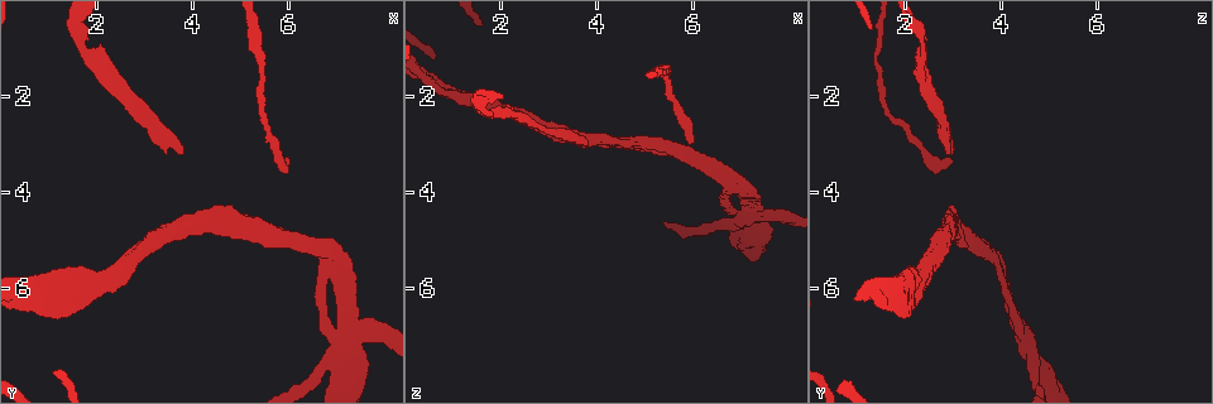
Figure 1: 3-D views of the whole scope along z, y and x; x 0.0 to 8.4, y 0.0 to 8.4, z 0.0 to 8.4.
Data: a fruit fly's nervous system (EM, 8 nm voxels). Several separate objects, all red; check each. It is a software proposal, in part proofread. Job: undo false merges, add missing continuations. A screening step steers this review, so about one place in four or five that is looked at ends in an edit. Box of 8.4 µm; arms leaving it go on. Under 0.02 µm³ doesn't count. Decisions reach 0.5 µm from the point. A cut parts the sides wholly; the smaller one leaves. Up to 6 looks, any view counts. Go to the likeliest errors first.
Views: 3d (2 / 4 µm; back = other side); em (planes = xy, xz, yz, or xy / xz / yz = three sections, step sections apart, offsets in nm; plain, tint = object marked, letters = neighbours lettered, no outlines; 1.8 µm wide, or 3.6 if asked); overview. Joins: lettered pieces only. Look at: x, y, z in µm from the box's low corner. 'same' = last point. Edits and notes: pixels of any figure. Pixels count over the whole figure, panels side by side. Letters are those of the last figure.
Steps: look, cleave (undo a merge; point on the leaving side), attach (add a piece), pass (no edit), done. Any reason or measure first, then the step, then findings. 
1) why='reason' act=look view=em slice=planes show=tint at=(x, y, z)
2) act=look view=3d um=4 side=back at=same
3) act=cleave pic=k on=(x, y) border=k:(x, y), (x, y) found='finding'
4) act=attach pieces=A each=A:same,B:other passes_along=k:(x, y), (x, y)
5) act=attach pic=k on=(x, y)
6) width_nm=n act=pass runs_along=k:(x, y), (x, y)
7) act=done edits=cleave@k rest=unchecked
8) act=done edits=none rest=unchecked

why='branch stops here' act=look view=em slice=planes show=letters at=(3.80, 3.15, 3.00)

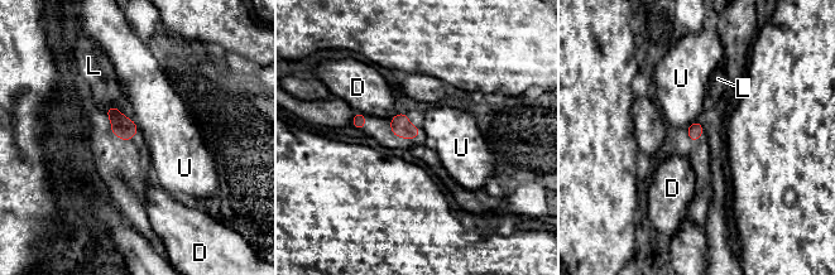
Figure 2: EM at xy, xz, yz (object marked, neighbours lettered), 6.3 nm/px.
act=pass each=D:other,L:other,U:other border=2:(699, 120), (694, 121), (686, 130) found='none of them fits'

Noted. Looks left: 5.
why='abrupt turn' act=look view=3d um=4 at=(7.25, 7.20, 4.60)

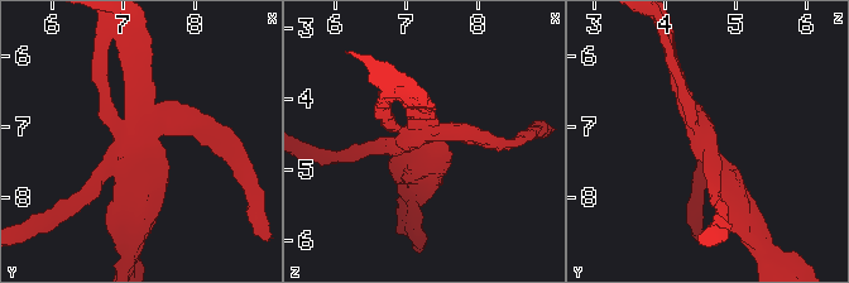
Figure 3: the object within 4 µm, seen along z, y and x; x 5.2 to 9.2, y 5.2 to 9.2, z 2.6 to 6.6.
arms=4 why='need the tissue' act=look view=em slice=planes show=letters at=(7.20, 7.20, 4.50)

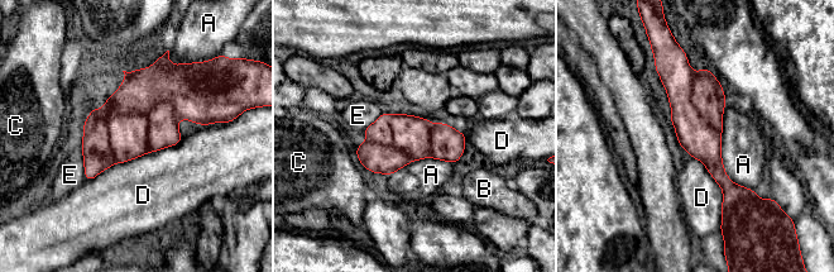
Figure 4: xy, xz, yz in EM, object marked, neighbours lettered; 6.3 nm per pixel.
act=cleave pic=4 on=(144, 87) each=A:other,B:other,C:other,D:other,E:other border=4:(110, 96), (178, 118) found='a second neuron is stuck on'

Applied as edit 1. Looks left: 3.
why='redraw' act=look view=overview

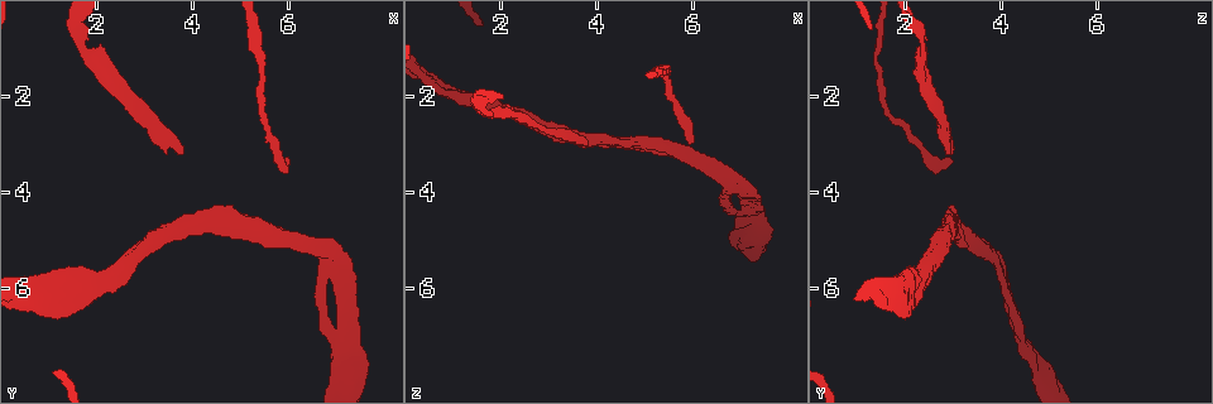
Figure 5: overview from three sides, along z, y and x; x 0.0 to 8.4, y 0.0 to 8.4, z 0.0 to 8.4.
why='an open end' act=look view=em slice=yz step=16 show=letters at=(5.95, 3.35, 2.95)

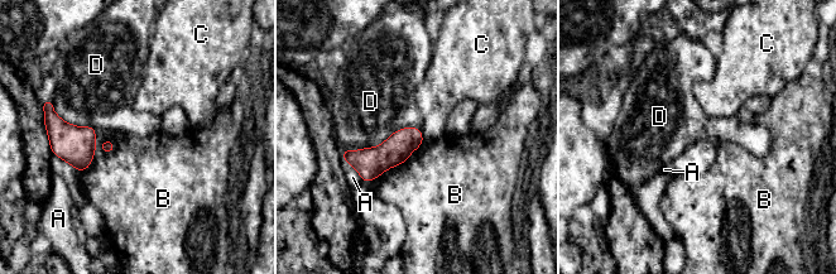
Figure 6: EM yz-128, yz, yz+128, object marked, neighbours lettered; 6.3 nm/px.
why='cut it another way' act=look view=em slice=planes show=letters at=same

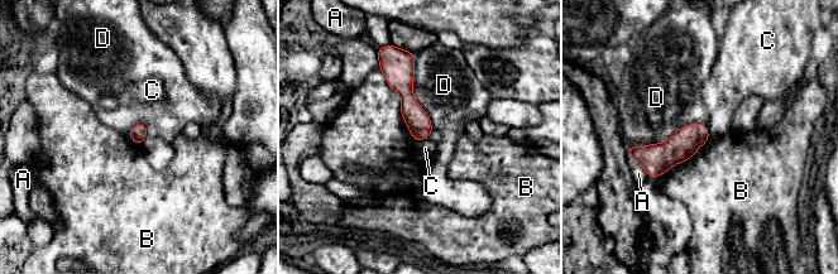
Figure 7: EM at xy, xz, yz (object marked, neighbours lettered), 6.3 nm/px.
width_nm=100 longest_contact=D:500nm act=pass each=A:other,B:other,C:other,D:other found='none of them fits'

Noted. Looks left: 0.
act=done edits=cleave@4 rest=unchecked

